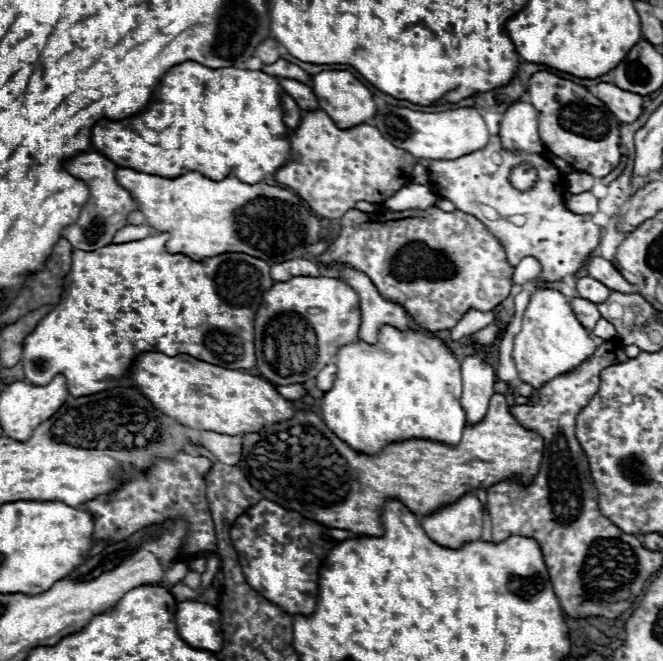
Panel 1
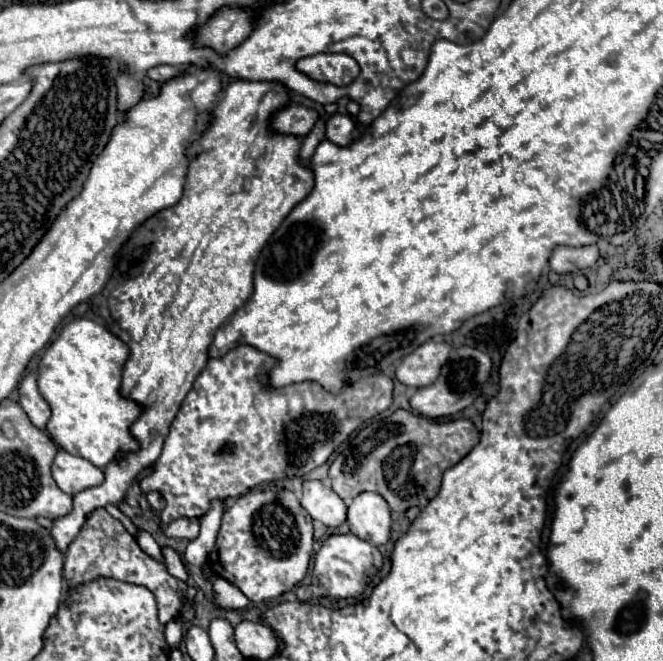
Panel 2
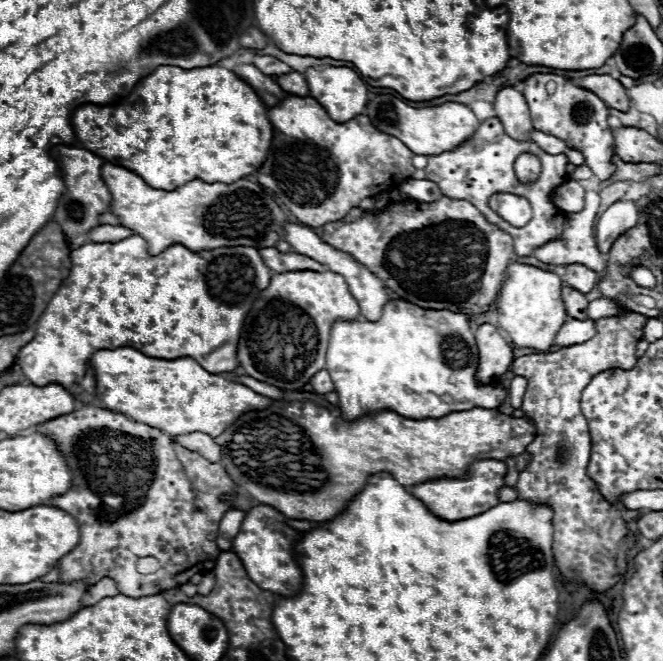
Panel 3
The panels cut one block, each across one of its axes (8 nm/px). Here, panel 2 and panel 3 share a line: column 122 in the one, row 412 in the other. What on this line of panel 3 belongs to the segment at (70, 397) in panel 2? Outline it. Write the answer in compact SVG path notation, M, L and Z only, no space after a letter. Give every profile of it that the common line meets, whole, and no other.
M400 298L388 300L382 308L380 320L376 322L336 320L330 330L326 370L334 380L338 406L346 420L356 420L358 416L376 410L394 410L400 416L422 420L426 416L446 416L446 412L458 412L458 408L498 408L508 394L500 382L478 384L478 346L466 314L418 308Z

